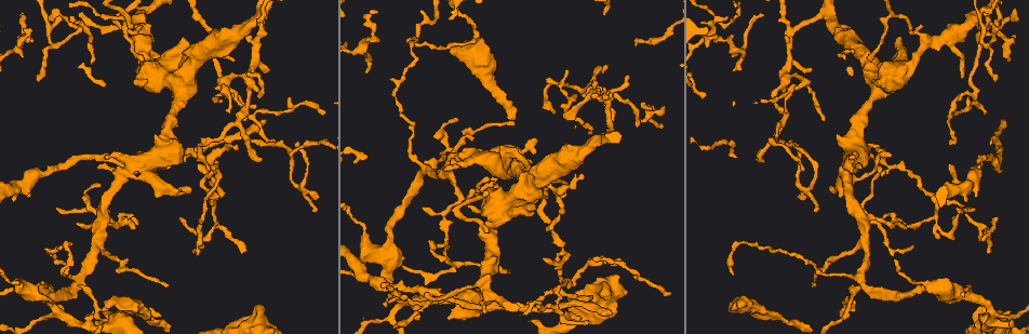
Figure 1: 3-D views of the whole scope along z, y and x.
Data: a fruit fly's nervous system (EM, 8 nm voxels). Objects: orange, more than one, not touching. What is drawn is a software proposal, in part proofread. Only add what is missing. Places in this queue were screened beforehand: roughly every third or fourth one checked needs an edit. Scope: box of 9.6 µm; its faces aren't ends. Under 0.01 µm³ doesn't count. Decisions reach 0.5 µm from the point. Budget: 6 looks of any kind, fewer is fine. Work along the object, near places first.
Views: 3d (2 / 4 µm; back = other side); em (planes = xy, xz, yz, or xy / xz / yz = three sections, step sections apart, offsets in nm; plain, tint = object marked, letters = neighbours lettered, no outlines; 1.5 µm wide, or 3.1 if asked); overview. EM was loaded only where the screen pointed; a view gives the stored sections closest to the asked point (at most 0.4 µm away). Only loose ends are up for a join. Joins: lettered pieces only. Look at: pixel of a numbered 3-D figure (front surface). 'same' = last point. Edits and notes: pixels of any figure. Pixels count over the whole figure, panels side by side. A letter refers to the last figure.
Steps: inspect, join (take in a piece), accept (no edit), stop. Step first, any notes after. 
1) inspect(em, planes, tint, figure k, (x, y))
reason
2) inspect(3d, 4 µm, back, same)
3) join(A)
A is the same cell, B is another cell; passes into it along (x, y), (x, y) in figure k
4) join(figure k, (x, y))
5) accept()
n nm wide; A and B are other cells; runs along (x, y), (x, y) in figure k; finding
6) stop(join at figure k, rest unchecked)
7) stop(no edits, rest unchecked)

inspect(em, xz, step 4, letters, figure 1, (745, 305))
branch stops here

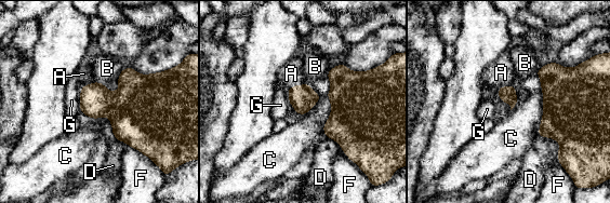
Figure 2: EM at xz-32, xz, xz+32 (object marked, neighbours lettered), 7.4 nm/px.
inspect(em, planes, letters, same)
another direction

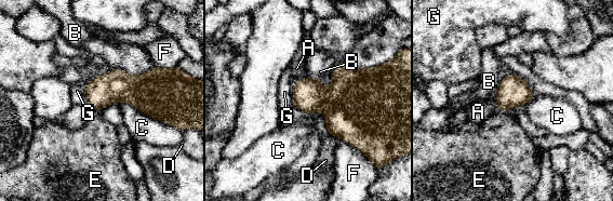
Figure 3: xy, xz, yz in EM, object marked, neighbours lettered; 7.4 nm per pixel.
join(A)
A is the same cell, B, C, D, E, F and G are other cells; passes into it along (308, 95), (301, 79), (296, 68) in figure 3; the cell continues

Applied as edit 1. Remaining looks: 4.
inspect(overview)
see it whole again

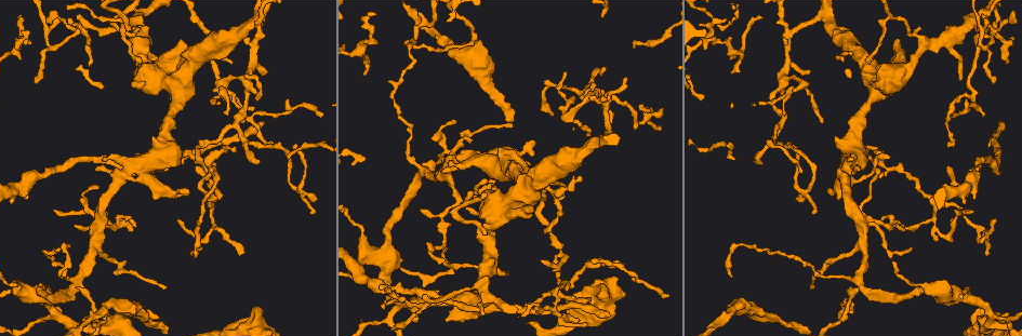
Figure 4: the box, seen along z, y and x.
inspect(em, planes, letters, figure 4, (258, 307))
branch stops here

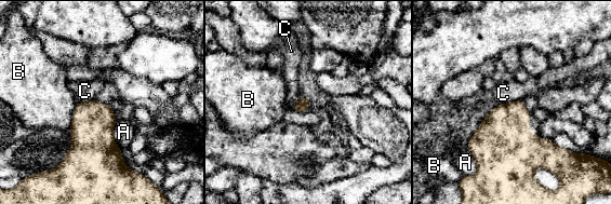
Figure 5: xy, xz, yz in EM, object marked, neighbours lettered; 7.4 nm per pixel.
accept()
A, B and C are other cells; no lettered piece goes on from it

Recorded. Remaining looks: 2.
inspect(em, xz, step 8, letters, figure 4, (97, 187))
branch stops here

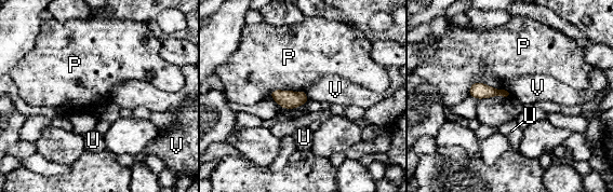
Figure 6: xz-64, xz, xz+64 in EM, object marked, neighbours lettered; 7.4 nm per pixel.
accept()
P touches over 260 nm; P, U and V are other cells; border along (304, 92), (309, 99) in figure 6; none of them fits

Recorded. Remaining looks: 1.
stop(join at figure 3, rest unchecked)

